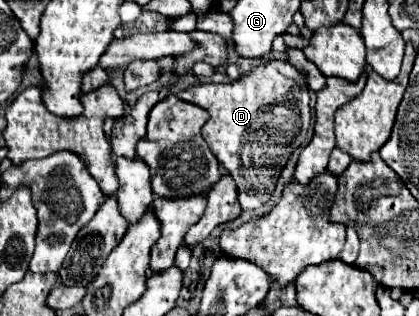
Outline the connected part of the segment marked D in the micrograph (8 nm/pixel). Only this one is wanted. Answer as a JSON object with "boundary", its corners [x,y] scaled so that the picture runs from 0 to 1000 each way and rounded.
{"boundary":[[[642,193],[623,212],[613,212],[604,231],[585,237],[575,256],[551,269],[465,269],[437,288],[418,294],[432,320],[461,326],[499,358],[499,383],[484,396],[480,421],[494,446],[499,472],[518,497],[523,522],[542,541],[542,554],[556,560],[570,611],[570,649],[580,668],[613,661],[628,642],[642,636],[642,623],[656,604],[661,566],[671,554],[671,535],[690,509],[695,484],[728,446],[742,383],[742,345],[737,345],[737,288],[733,288],[733,250],[723,231],[714,231],[695,199],[675,193]]]}

